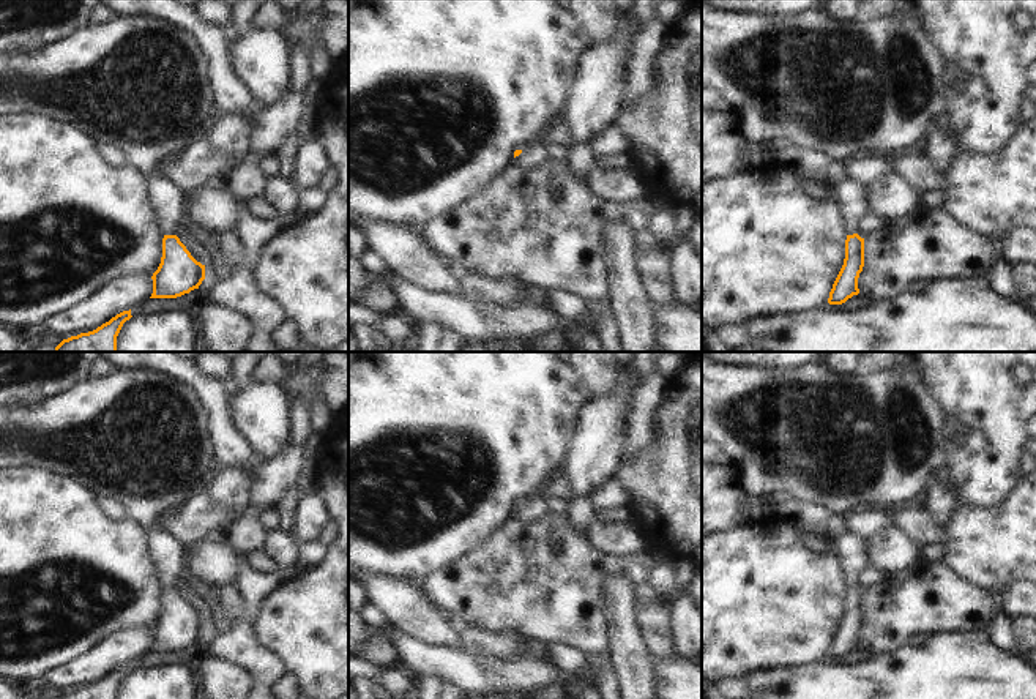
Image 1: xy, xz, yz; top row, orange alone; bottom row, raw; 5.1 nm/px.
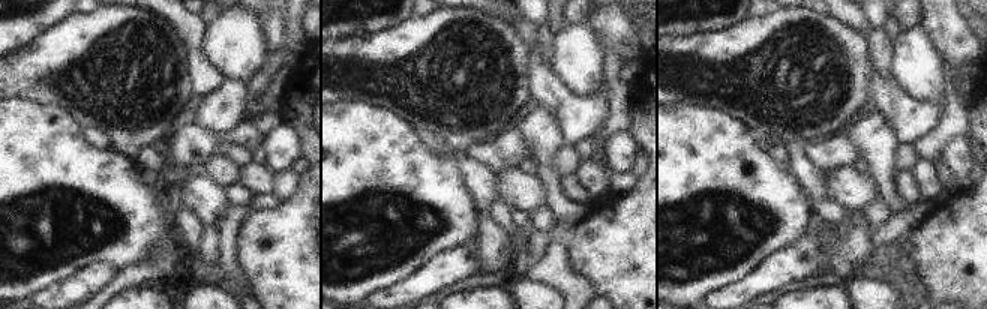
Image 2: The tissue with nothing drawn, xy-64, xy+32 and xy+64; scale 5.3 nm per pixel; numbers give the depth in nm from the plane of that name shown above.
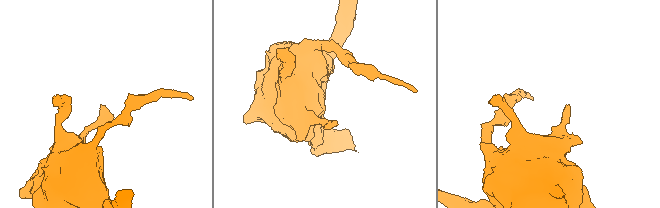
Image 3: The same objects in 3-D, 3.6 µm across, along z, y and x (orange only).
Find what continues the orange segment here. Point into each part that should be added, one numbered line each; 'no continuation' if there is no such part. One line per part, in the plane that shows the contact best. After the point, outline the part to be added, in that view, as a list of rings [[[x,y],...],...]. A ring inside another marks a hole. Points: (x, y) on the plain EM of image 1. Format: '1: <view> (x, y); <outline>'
1: xy (166, 553); [[[161,529],[145,530],[147,551],[155,565],[161,587],[175,589],[177,581],[184,574],[184,548]]]

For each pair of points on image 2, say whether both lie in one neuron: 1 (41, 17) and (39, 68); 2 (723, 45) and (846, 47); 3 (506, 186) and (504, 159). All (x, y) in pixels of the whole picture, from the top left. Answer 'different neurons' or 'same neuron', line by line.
1: different neurons
2: same neuron
3: different neurons

